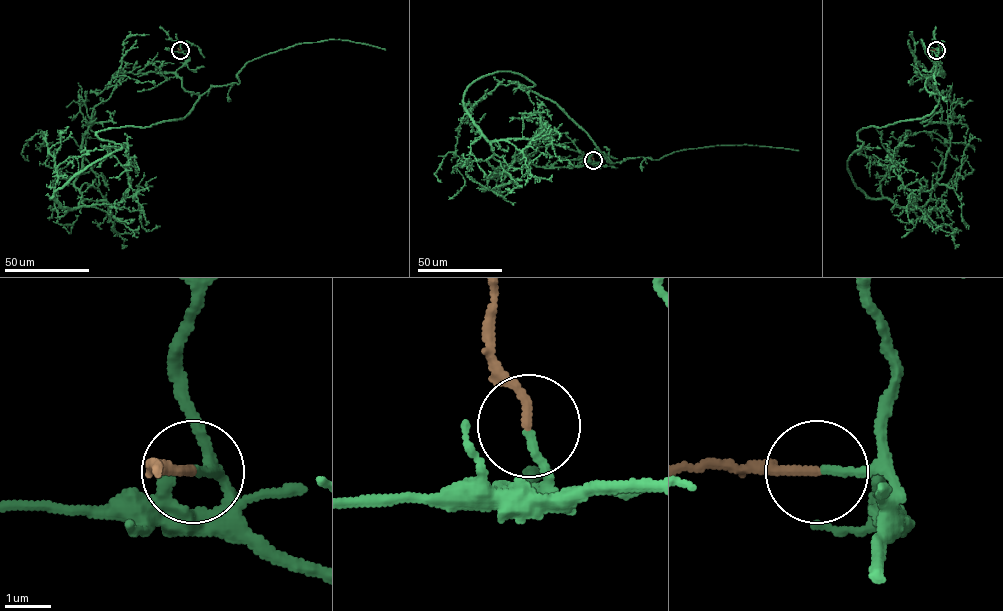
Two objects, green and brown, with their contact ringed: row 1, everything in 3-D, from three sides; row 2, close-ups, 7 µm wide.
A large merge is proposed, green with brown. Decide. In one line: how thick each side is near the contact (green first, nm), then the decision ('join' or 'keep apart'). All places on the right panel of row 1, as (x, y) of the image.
calibres 170 and 200 nm; join

